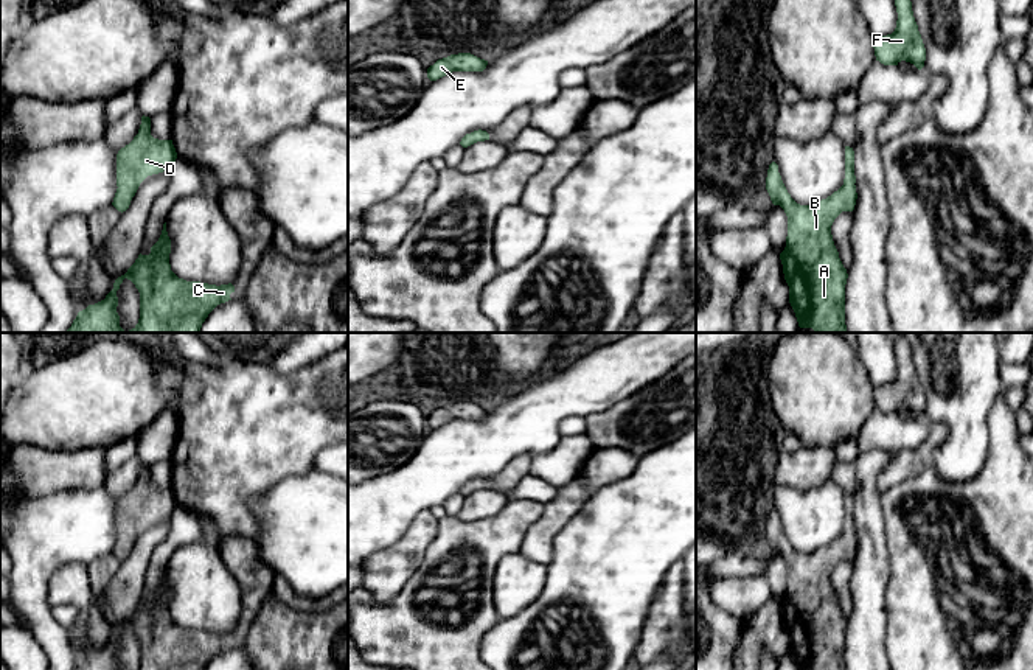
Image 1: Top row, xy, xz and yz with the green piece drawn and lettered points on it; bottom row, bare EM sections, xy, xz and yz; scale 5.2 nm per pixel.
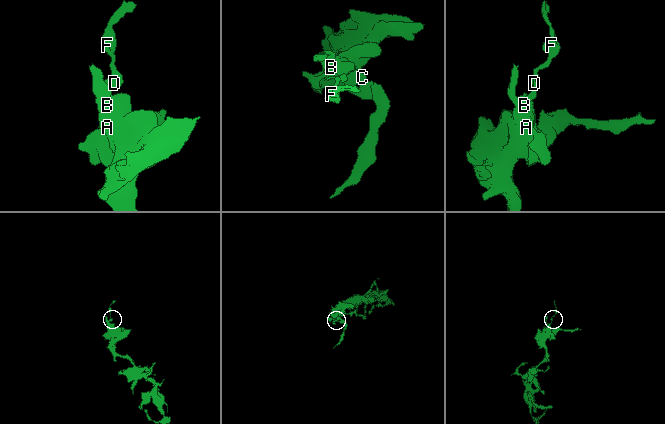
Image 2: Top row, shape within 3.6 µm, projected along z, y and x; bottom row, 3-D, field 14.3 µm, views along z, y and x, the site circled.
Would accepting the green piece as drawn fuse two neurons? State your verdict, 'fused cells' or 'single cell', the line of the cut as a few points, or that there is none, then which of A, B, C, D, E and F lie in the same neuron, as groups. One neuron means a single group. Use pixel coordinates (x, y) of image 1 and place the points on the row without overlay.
single cell; no cut; A B C D E F

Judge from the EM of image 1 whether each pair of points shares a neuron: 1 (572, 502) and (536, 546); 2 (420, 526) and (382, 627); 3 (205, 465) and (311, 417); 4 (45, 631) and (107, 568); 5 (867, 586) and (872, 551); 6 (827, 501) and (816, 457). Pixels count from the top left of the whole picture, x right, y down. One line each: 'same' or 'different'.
1: same
2: different
3: same
4: different
5: same
6: different

